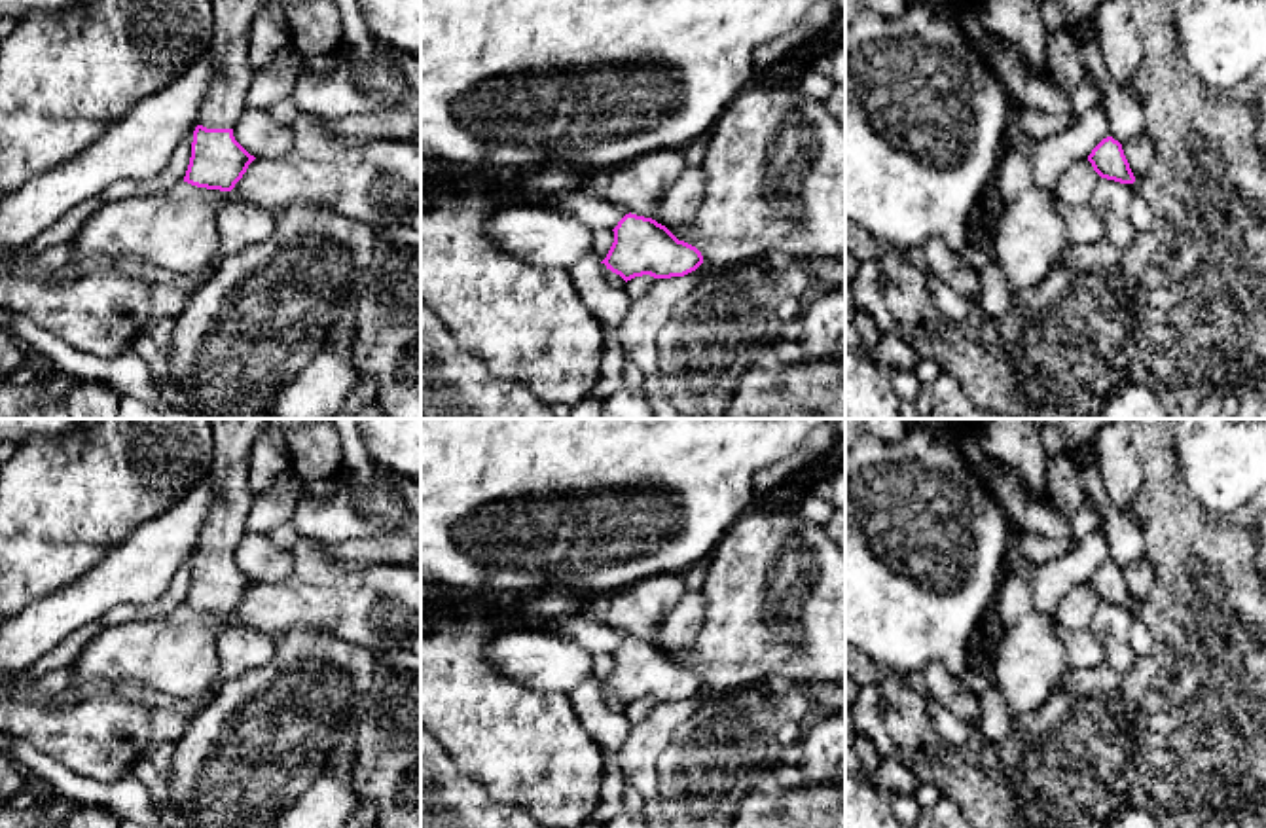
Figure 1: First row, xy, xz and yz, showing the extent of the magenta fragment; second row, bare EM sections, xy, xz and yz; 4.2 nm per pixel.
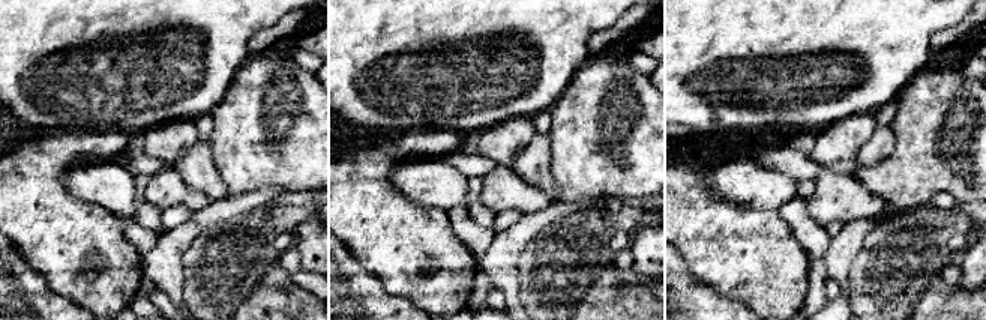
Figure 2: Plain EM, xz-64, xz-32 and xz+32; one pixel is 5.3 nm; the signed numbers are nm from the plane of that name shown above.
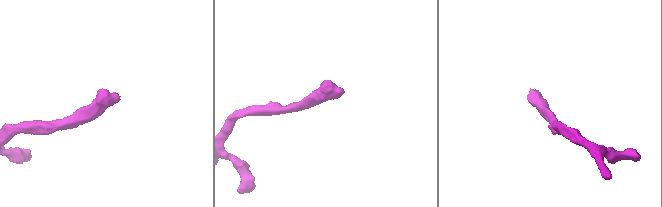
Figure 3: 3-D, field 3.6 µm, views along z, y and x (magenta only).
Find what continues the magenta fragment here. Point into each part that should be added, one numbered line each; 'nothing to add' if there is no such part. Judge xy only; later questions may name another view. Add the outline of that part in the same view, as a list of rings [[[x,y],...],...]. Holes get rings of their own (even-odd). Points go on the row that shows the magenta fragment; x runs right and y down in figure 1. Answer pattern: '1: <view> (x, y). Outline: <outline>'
1: xy (226, 101). Outline: [[[210,0],[214,30],[208,57],[214,64],[208,93],[201,104],[199,125],[233,129],[246,112],[246,95],[254,78],[248,63],[254,15],[267,0]]]

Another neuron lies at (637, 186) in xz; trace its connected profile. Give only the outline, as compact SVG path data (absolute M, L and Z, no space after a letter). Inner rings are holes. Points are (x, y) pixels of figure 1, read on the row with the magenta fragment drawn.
M680 148L656 150L612 169L606 199L631 214L654 220L663 195L684 171Z

